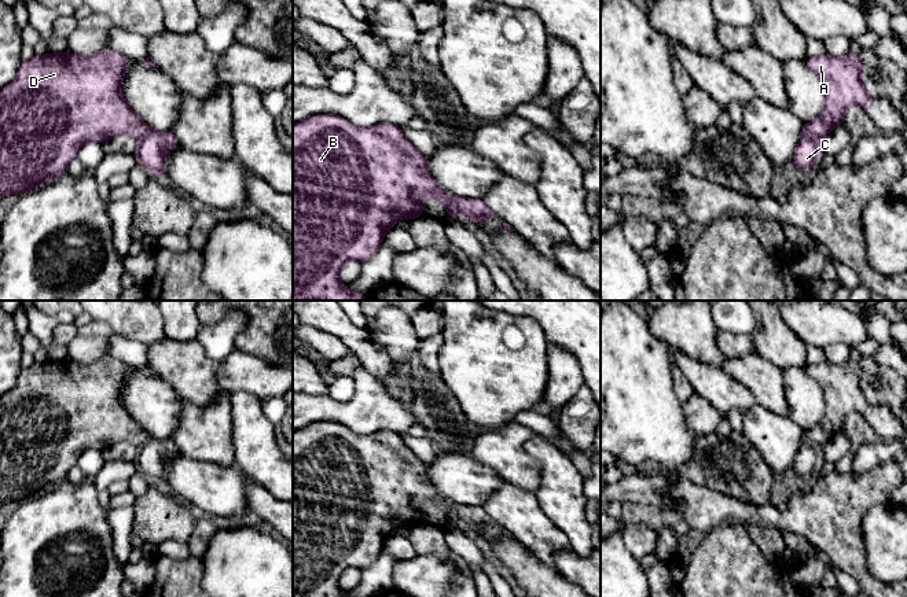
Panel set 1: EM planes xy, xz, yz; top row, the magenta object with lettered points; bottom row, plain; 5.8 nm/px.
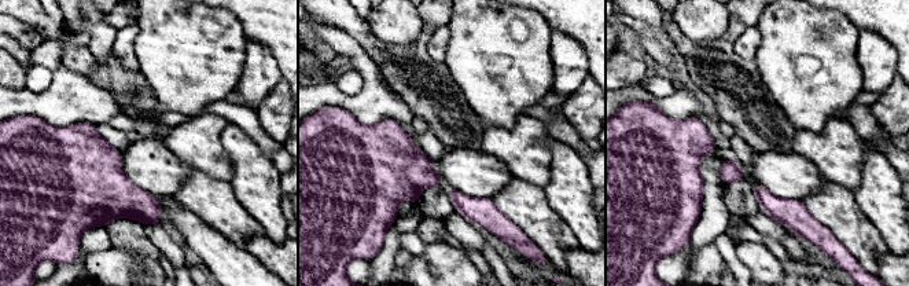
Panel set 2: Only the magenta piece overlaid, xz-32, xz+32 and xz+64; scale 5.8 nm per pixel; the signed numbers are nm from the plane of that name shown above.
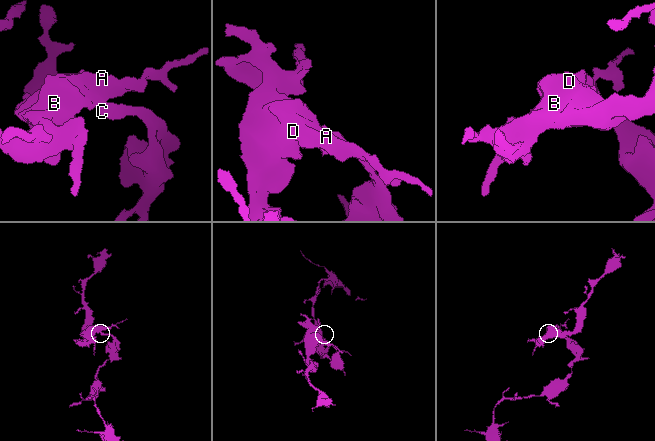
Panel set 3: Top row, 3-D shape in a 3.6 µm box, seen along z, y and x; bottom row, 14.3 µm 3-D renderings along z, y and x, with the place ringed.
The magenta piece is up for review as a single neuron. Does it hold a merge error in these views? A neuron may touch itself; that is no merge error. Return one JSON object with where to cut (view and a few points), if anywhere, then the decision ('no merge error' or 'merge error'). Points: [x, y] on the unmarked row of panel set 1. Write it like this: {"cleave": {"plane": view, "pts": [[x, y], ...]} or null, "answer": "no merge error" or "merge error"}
{"cleave": {"plane": "xz", "pts": [[450, 502], [458, 519]]}, "answer": "merge error"}

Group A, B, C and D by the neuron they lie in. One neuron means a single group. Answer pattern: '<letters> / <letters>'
A B D / C

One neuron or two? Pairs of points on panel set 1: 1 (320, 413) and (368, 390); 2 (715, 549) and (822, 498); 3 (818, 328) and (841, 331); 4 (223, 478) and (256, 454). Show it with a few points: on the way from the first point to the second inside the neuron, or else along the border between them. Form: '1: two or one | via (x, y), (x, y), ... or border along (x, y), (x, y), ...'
1: one | via (333, 411), (348, 411), (356, 402)
2: two | border along (744, 524), (723, 523), (712, 530)
3: one | via (823, 328), (836, 328)
4: two | border along (235, 465), (246, 476)

